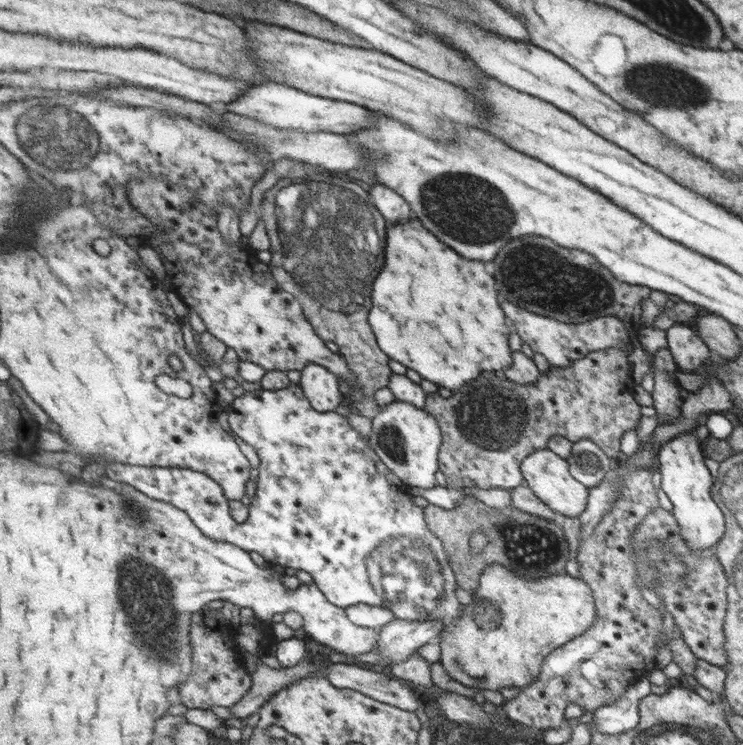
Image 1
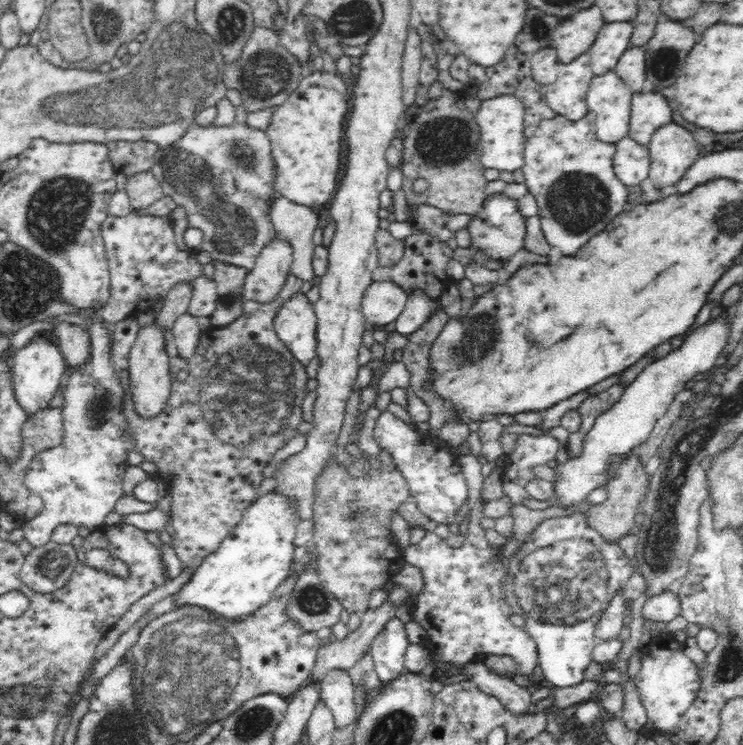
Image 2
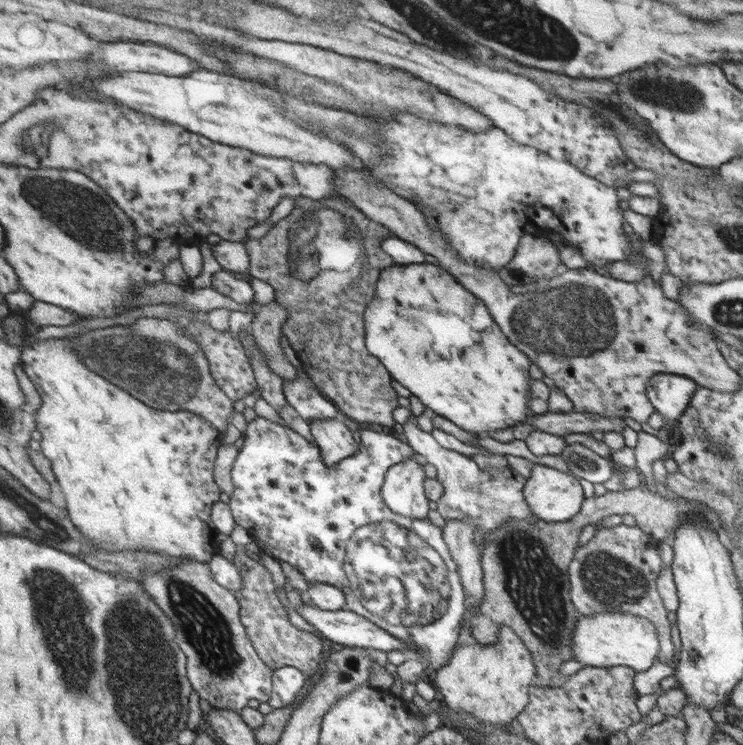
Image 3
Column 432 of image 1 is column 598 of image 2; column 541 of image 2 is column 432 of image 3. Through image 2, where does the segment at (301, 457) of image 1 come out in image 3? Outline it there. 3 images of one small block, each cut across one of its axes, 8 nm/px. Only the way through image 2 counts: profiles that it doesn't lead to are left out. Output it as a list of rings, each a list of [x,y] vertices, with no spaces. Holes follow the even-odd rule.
[[[256,416],[253,420],[247,422],[245,431],[241,434],[243,436],[243,446],[238,451],[236,460],[231,467],[230,477],[231,483],[233,483],[233,492],[228,495],[228,505],[234,518],[234,524],[242,526],[253,537],[253,540],[263,541],[265,547],[269,549],[269,553],[277,560],[288,562],[291,566],[297,568],[303,574],[308,585],[315,582],[334,585],[344,595],[347,610],[369,619],[373,624],[386,630],[387,633],[397,637],[397,639],[413,643],[417,647],[417,660],[424,664],[424,672],[427,672],[428,676],[431,677],[433,672],[447,663],[459,642],[461,623],[465,618],[465,608],[462,604],[464,594],[461,576],[458,574],[458,567],[455,566],[449,552],[447,552],[441,529],[431,524],[429,518],[415,520],[399,516],[399,514],[393,514],[385,506],[385,502],[381,498],[381,483],[383,483],[385,471],[391,465],[407,460],[414,454],[413,450],[406,443],[399,441],[397,437],[392,437],[386,432],[373,432],[364,428],[363,425],[358,431],[360,433],[358,453],[353,454],[335,466],[327,466],[326,462],[323,462],[317,446],[313,444],[314,442],[307,442],[302,435],[291,430],[290,427],[284,427],[263,417]]]

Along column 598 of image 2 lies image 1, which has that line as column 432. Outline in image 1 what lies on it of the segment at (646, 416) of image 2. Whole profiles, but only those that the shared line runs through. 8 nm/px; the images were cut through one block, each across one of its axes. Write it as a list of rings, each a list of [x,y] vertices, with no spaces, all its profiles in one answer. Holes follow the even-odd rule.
[[[394,400],[383,406],[370,422],[368,441],[379,461],[409,488],[431,488],[435,484],[433,474],[437,470],[437,448],[441,444],[440,430],[435,418],[415,405]]]

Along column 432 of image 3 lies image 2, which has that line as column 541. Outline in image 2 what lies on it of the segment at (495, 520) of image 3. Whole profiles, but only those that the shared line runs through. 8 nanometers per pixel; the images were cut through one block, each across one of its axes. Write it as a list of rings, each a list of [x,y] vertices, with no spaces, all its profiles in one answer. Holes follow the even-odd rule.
[[[519,435],[516,450],[507,456],[502,470],[502,490],[510,504],[526,505],[525,502],[532,499],[527,484],[539,478],[534,472],[535,468],[556,459],[558,444],[551,437]]]

